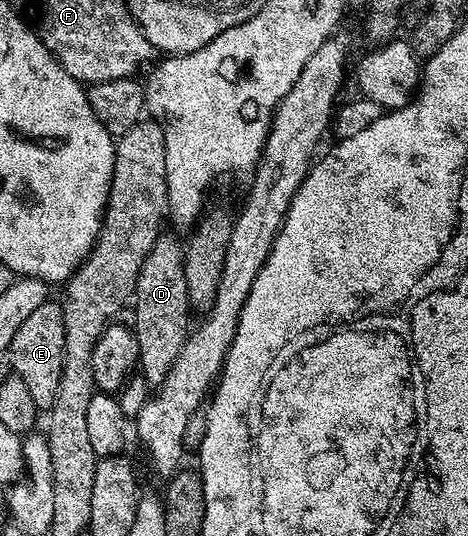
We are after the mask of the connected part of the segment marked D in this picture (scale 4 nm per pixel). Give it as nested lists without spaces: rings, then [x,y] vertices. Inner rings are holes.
[[[169,232],[159,235],[148,258],[141,266],[132,297],[132,309],[134,308],[132,327],[137,340],[140,376],[142,372],[143,378],[152,388],[157,388],[168,376],[184,342],[190,335],[188,312],[190,313],[192,307],[183,268],[184,251],[183,243],[178,242]]]

